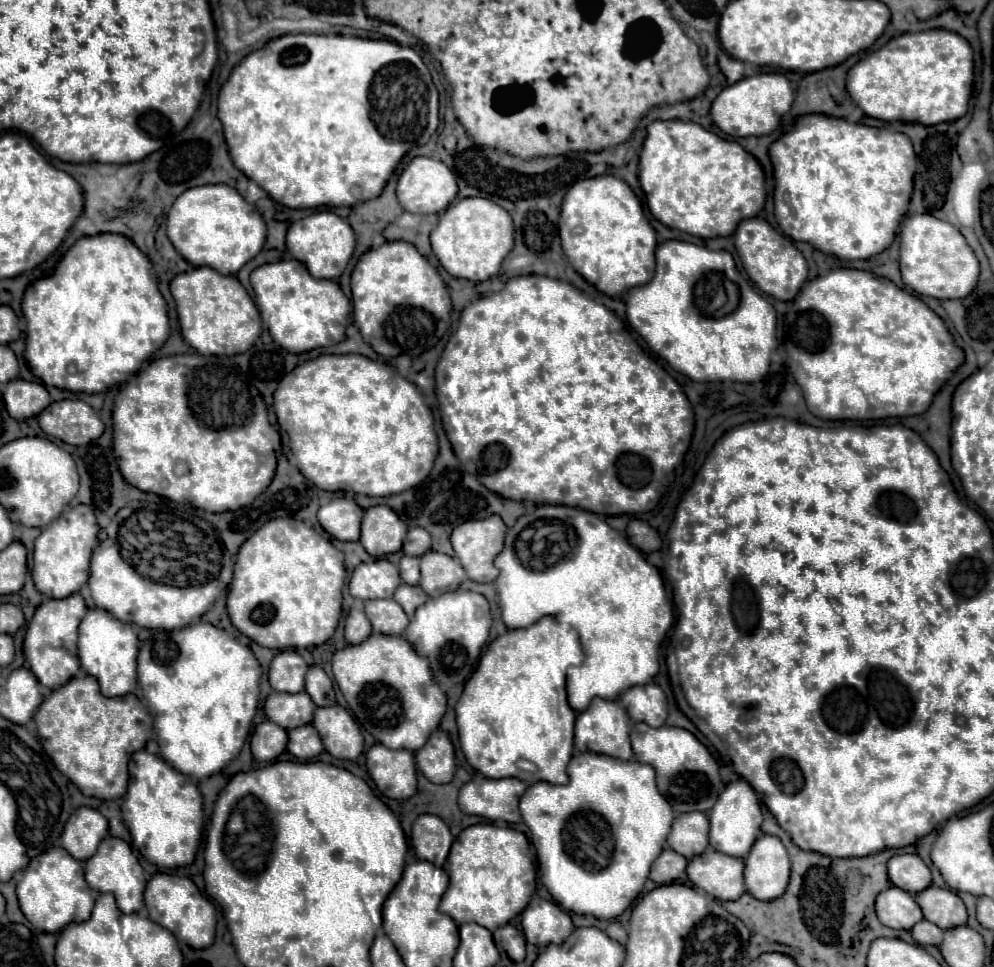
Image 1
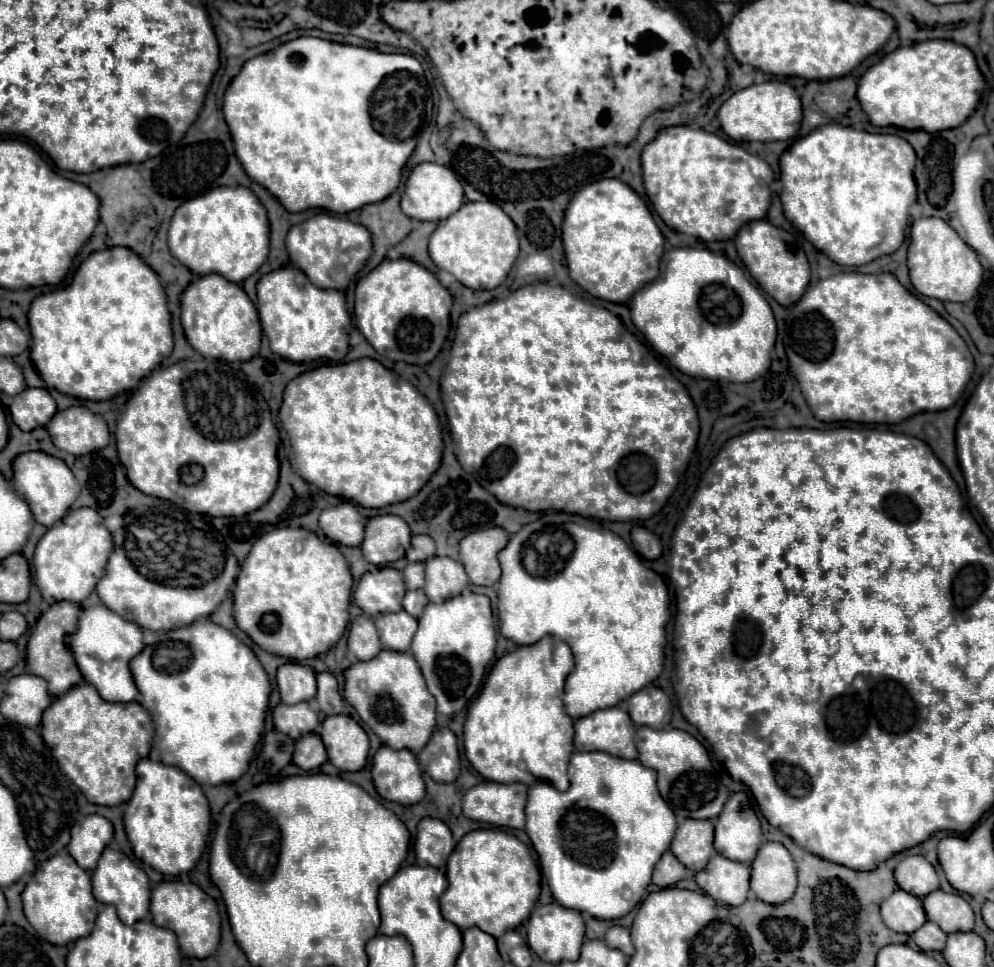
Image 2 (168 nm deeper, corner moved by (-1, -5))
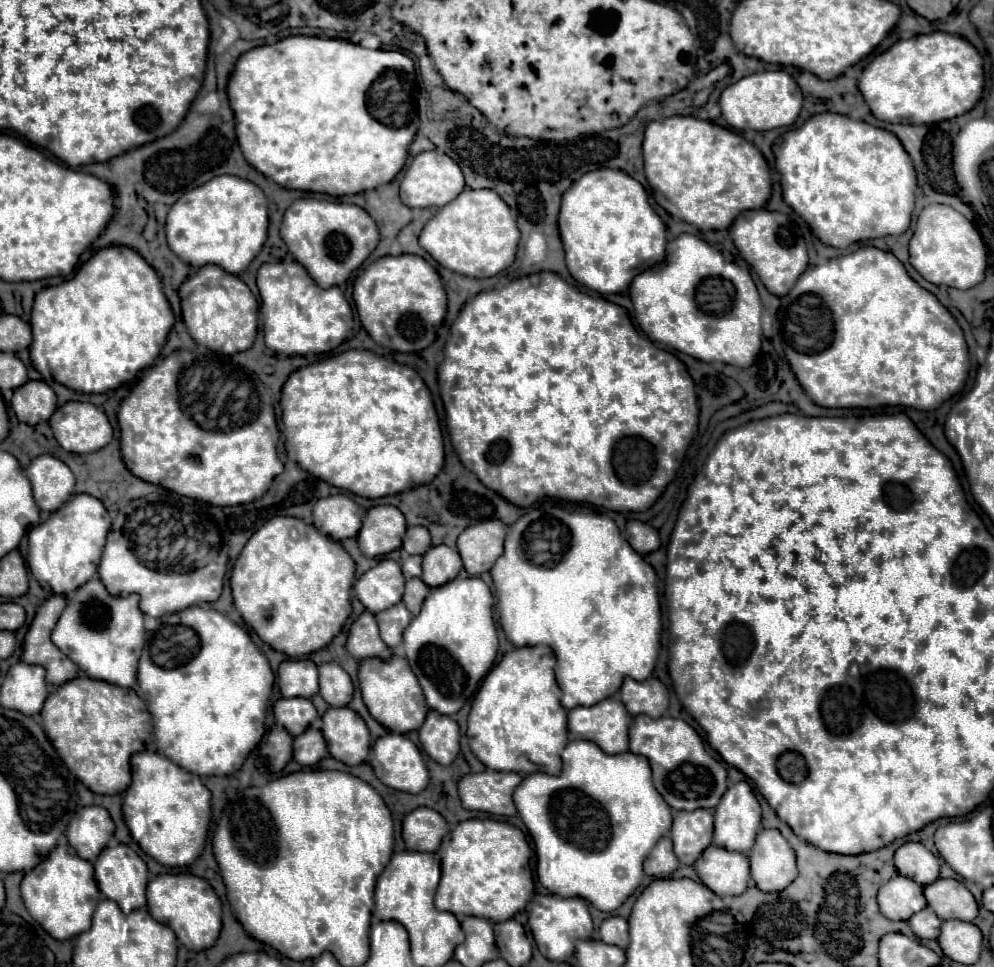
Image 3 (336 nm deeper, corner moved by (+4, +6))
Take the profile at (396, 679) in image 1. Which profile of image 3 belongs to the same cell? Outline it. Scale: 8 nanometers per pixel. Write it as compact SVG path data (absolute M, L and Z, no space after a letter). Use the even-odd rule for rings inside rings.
M392 656L392 660L388 662L380 658L364 660L360 664L358 680L360 680L360 690L362 690L366 708L382 726L386 726L392 732L400 732L400 734L420 728L420 724L424 722L424 716L428 714L428 706L426 706L422 688L404 658Z

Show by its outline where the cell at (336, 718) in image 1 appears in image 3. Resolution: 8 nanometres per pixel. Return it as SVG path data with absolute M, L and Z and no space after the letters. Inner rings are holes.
M328 708L322 722L330 756L348 766L358 766L368 758L370 732L360 714L350 708Z

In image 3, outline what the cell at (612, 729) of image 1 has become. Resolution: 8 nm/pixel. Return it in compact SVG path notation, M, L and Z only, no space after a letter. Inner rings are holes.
M606 698L594 706L568 710L568 730L572 738L592 740L604 752L628 750L628 726L632 716L620 700Z

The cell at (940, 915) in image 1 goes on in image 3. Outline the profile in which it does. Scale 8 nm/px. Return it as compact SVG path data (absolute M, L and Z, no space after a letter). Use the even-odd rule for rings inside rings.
M938 878L936 882L924 886L924 896L928 906L942 920L968 920L978 916L978 904L972 892L958 880Z

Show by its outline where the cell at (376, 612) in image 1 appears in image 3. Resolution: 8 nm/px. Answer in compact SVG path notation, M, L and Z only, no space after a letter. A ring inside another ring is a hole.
M400 602L400 604L376 614L376 620L378 620L378 626L380 626L382 640L390 648L396 648L396 646L402 644L402 632L410 624L412 616L410 616L408 608L404 608L404 604Z

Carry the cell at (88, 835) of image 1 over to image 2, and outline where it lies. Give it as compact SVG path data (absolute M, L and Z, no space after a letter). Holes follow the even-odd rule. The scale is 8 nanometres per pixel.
M87 815L71 827L71 841L67 845L67 851L69 855L73 855L79 867L91 871L97 867L97 861L101 857L101 851L107 847L109 837L113 837L113 825L101 815Z

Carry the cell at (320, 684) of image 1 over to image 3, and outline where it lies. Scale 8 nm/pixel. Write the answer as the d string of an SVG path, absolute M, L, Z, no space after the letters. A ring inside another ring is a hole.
M326 662L318 666L320 670L320 696L330 706L348 706L354 694L352 678L336 662Z

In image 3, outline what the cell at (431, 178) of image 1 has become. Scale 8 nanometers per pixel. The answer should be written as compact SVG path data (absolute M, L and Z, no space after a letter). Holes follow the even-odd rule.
M420 152L414 156L410 168L406 170L400 182L400 200L410 208L428 208L428 206L444 206L454 200L464 190L464 174L460 166L444 152Z

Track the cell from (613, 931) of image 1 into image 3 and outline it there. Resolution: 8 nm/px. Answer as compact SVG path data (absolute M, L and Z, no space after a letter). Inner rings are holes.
M620 916L606 918L600 924L598 938L606 944L614 944L614 946L620 946L622 950L626 950L628 948L628 920L620 918Z

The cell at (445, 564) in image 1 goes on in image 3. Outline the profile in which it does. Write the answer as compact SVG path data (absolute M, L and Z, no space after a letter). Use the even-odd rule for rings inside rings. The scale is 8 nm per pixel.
M432 546L424 554L422 568L424 568L422 580L428 586L440 586L458 576L458 572L462 570L462 560L458 550L452 550L448 546Z

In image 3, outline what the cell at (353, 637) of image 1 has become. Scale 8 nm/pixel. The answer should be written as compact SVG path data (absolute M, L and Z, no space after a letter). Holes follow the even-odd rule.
M364 612L352 624L346 648L358 662L366 660L366 658L380 658L380 660L392 658L392 648L388 648L380 640L380 634L378 634L378 628L376 628L376 618L370 612Z

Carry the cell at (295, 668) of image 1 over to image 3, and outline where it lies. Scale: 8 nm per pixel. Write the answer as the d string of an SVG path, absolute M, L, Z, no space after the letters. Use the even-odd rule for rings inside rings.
M284 660L278 668L278 686L284 698L312 698L318 694L318 668L312 660Z

